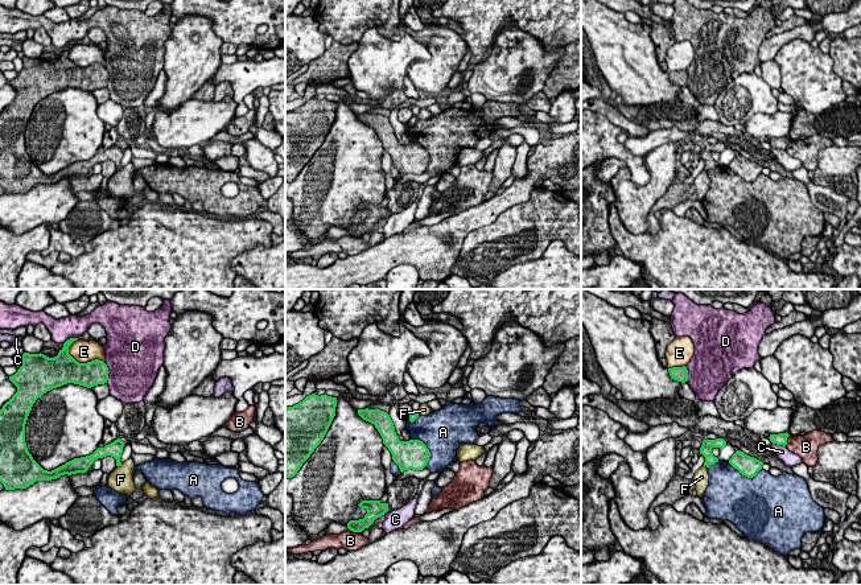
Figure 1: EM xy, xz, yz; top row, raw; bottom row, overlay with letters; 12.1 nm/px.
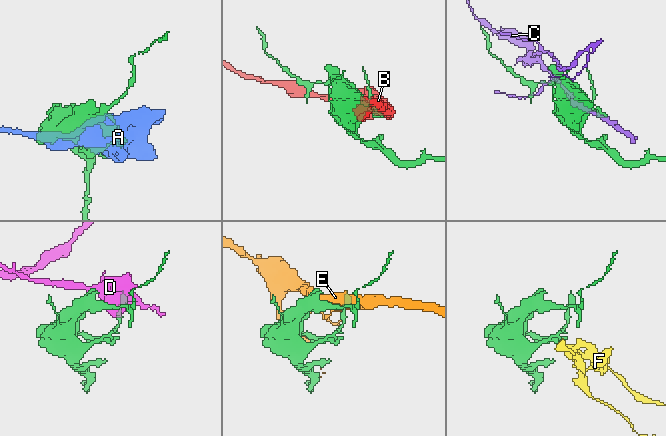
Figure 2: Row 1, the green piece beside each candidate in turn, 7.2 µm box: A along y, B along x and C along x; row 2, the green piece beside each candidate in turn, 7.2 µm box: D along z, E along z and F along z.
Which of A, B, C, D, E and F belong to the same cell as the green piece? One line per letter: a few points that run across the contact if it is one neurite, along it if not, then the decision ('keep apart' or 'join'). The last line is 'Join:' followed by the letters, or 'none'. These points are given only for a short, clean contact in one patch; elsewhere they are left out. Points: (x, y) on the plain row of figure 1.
A: keep apart
B: keep apart
C: keep apart
D: keep apart
E: keep apart
F: xy (114, 153), (119, 169), (120, 184) | join
Join: F

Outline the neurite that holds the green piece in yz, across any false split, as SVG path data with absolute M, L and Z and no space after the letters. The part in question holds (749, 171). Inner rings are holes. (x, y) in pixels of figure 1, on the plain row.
M737 155L732 162L729 164L729 168L737 173L742 180L747 182L753 182L757 180L757 177L762 173L763 166L745 158L741 155Z

